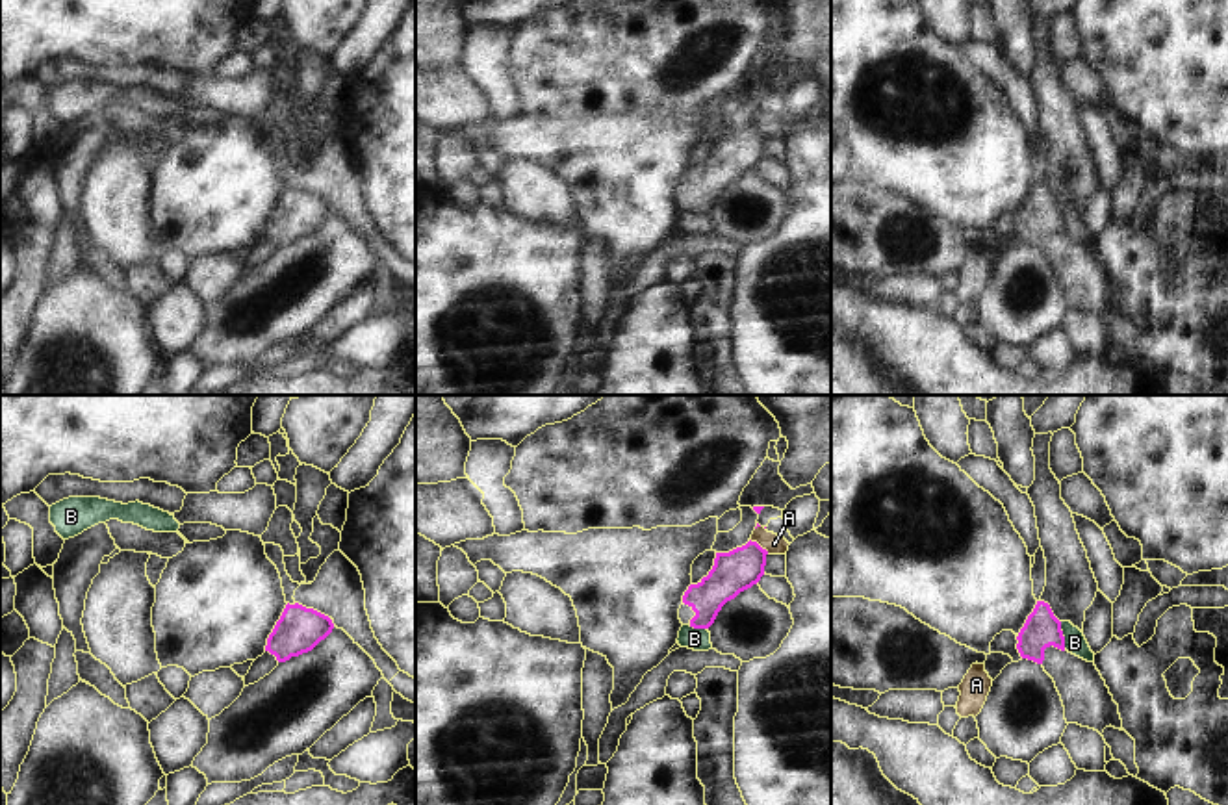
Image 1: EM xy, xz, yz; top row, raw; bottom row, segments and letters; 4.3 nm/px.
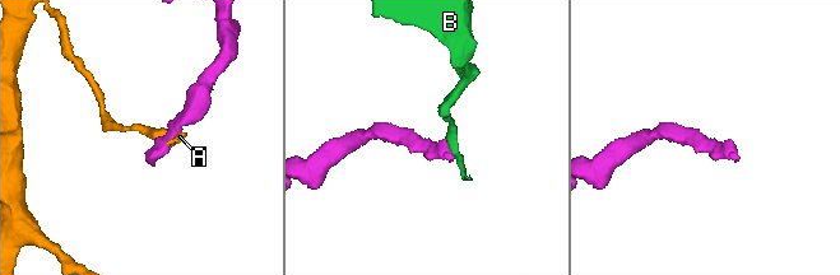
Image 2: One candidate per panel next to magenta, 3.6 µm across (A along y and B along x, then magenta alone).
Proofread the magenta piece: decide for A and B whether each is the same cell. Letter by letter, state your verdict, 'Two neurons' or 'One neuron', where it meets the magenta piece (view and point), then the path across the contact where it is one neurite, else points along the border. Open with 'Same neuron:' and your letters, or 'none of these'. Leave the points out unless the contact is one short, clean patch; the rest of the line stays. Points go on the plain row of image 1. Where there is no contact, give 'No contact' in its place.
Same neuron: none of these
A: Two neurons. Touches magenta at xz (757, 128). Boundary: xz (750, 123), (768, 138)
B: Two neurons. Touches magenta at yz (1061, 219). Boundary: yz (1060, 206), (1065, 232).

